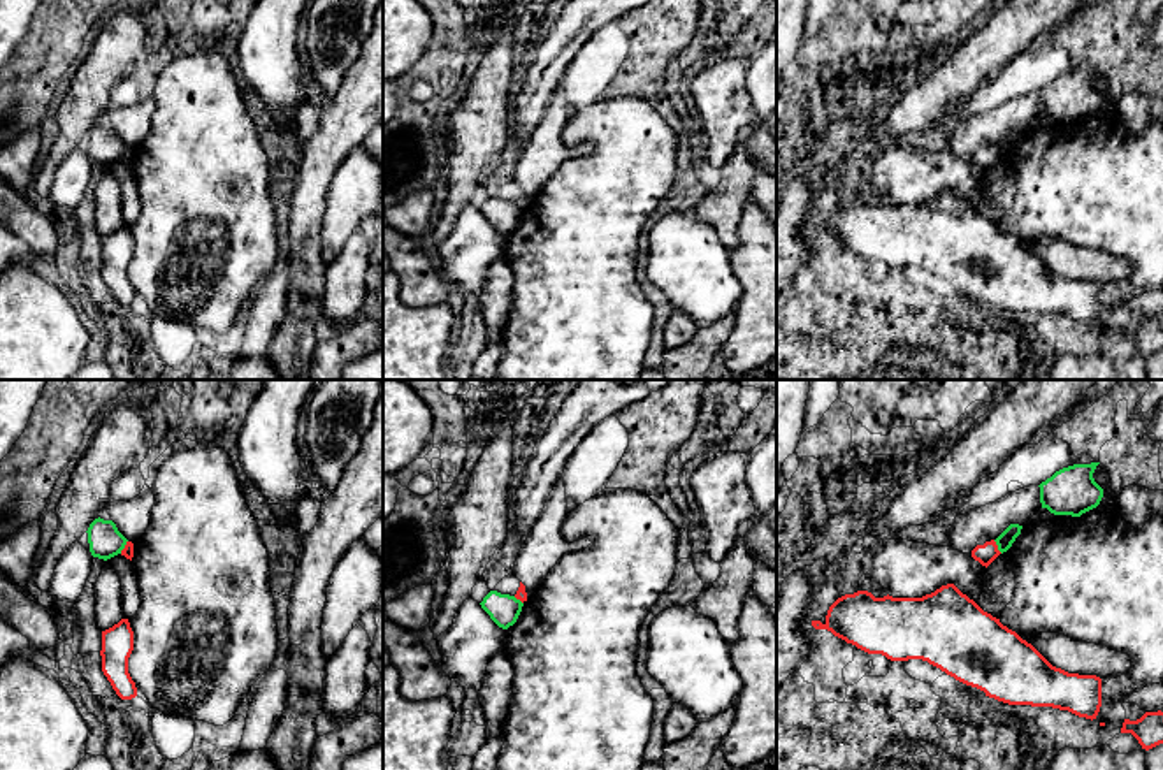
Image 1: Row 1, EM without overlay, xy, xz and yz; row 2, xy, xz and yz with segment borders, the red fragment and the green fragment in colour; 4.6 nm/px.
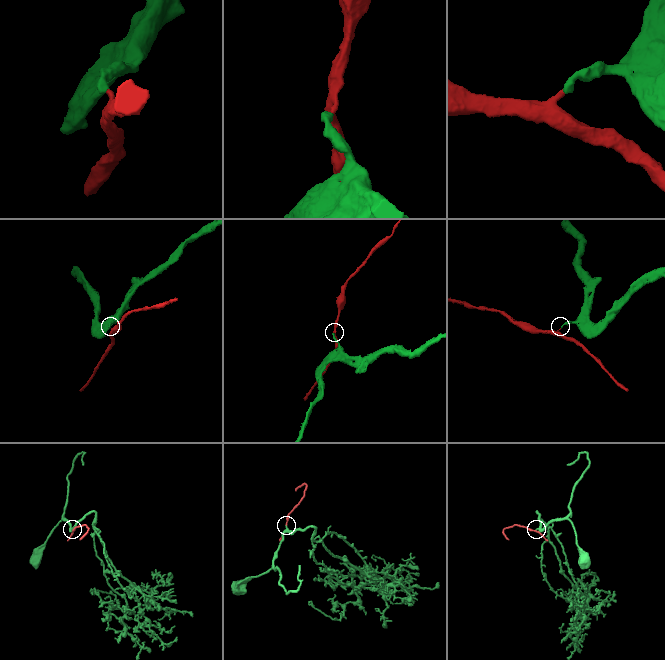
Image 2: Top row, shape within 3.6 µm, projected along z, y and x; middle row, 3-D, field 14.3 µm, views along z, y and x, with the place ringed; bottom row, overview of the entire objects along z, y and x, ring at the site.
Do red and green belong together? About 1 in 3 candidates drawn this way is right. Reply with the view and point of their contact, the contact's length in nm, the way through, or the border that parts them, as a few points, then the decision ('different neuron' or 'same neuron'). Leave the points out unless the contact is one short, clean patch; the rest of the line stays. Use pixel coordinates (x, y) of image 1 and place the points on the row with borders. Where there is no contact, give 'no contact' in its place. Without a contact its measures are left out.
contact yz (996, 547); length 80 nm; border yz (993, 540), (1002, 552); different neuron

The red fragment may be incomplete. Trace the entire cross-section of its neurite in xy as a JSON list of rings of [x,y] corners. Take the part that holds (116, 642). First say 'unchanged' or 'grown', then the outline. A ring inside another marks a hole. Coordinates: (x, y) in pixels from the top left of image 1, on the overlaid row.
unchanged; [[[128,619],[102,631],[102,672],[121,700],[137,696],[135,682],[128,673],[128,657],[134,650],[134,631]]]

